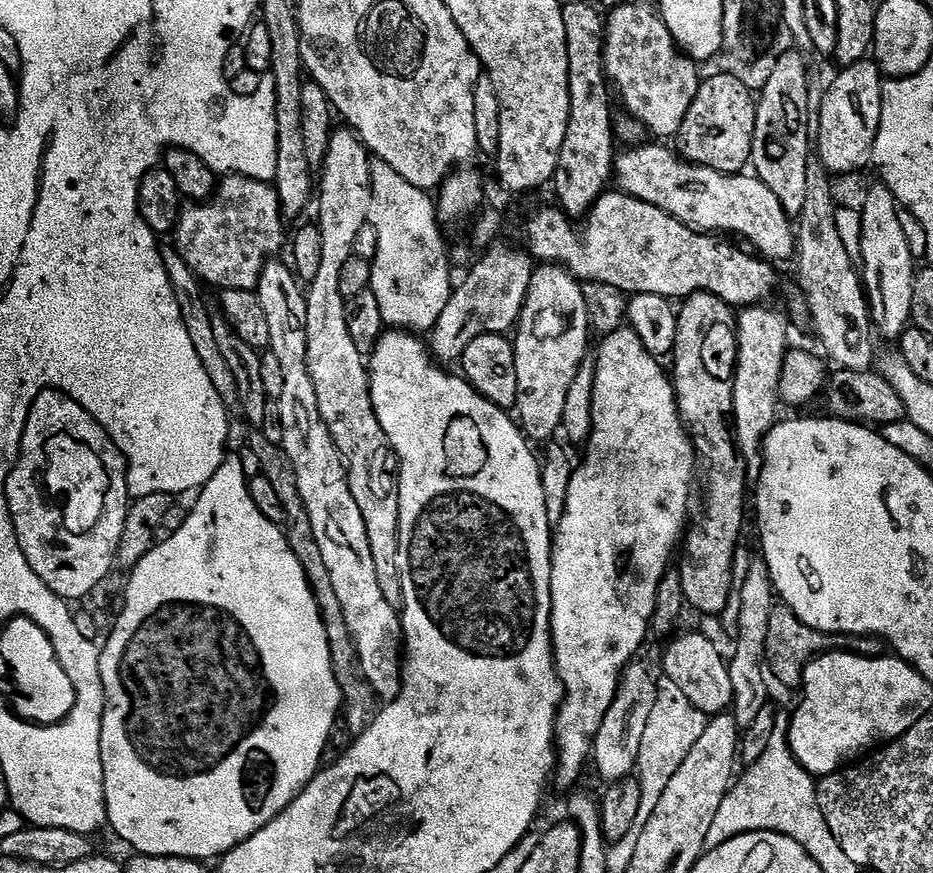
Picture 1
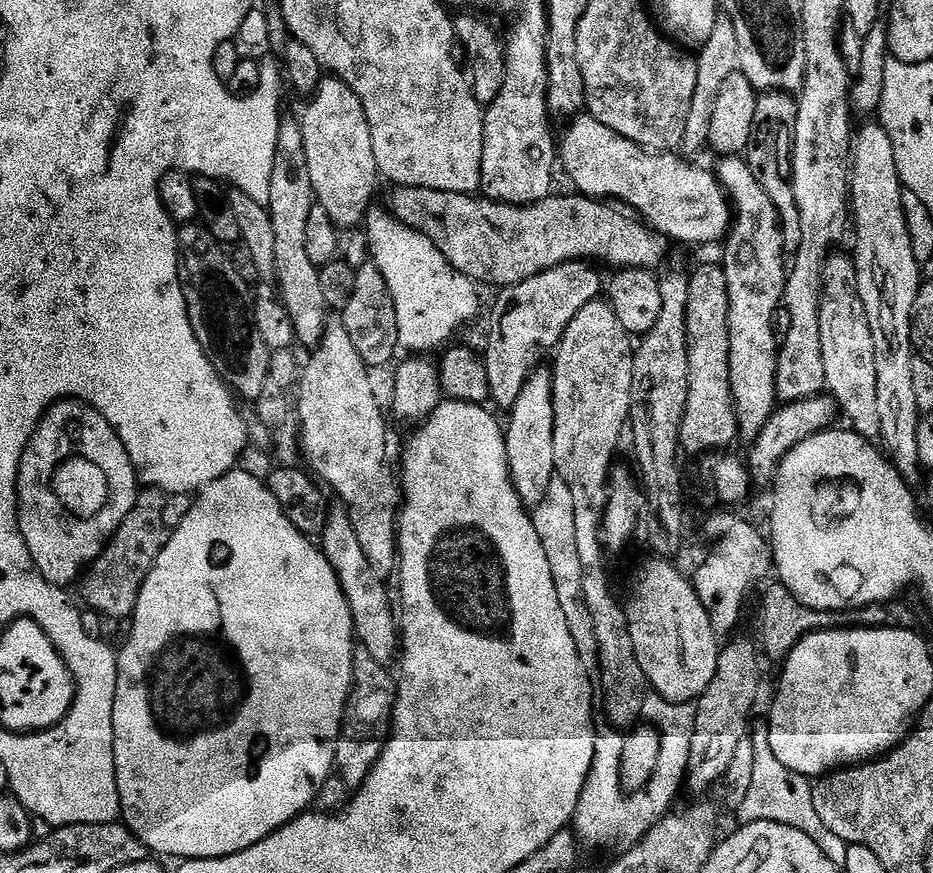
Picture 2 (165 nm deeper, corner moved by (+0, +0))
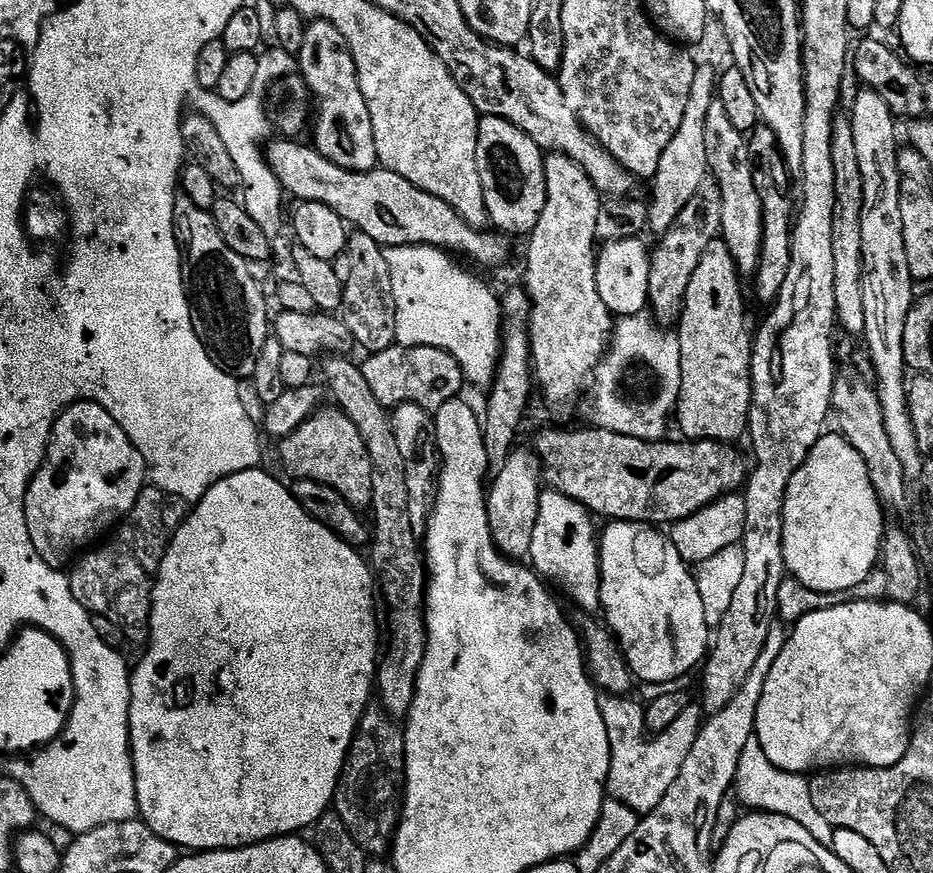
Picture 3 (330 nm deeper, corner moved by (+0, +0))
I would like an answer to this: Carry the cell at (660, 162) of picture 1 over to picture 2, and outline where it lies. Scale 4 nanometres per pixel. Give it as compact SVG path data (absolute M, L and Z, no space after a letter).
M587 114L577 115L569 124L572 125L565 130L564 137L558 140L558 160L583 195L629 204L634 211L641 212L636 214L655 231L672 242L719 245L727 237L734 209L715 171L695 168L690 161L683 160L688 158L675 151L654 152L638 146Z

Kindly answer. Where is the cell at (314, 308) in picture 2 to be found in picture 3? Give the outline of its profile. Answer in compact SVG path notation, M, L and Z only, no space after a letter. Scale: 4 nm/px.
M329 355L328 360L324 364L324 380L323 383L326 385L326 392L329 397L332 396L334 399L335 407L339 408L341 412L346 414L346 418L350 418L350 422L354 422L354 426L358 426L358 434L362 434L362 442L366 442L366 450L370 454L370 466L372 467L372 477L374 478L374 494L372 495L372 506L370 509L370 520L374 527L371 529L371 544L372 556L370 555L370 567L373 573L378 574L378 588L382 593L382 600L388 603L388 620L392 623L392 645L388 648L388 653L383 653L382 659L379 661L376 669L376 683L374 685L375 691L378 693L378 704L379 707L383 708L389 716L393 718L404 718L407 717L410 706L414 702L414 694L416 693L416 683L418 682L418 674L420 673L420 667L422 666L422 658L426 654L426 646L428 645L428 627L424 621L424 609L426 607L426 556L422 551L422 540L418 537L418 530L414 526L414 522L410 522L410 490L406 490L406 462L402 458L402 453L398 447L398 438L394 438L394 426L392 425L392 417L389 409L382 406L382 402L378 402L378 398L374 398L374 393L371 392L370 386L366 382L366 374L364 373L363 367L359 363L355 364L354 359L349 358L347 355Z

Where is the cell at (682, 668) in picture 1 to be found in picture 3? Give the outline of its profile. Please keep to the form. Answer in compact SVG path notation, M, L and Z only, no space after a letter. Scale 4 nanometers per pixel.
M614 520L607 525L609 528L599 533L598 543L600 545L600 606L602 616L605 616L607 627L616 642L620 646L621 652L624 653L624 660L628 664L628 669L632 671L633 677L637 681L645 680L648 684L666 684L668 686L671 680L680 680L687 672L692 672L701 667L705 663L706 657L710 651L710 629L706 624L705 611L703 610L702 595L699 593L696 585L696 577L693 569L687 560L682 558L682 554L678 554L678 550L674 546L671 535L664 536L659 527L650 524L639 524L638 522L630 522L629 520Z

